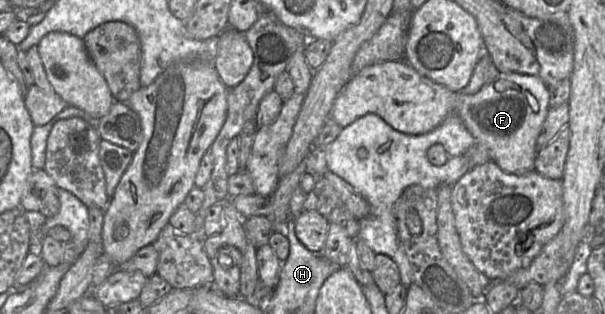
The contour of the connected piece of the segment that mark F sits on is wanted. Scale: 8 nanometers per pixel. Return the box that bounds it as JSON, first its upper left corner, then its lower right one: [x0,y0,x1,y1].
[329,61,549,174]

